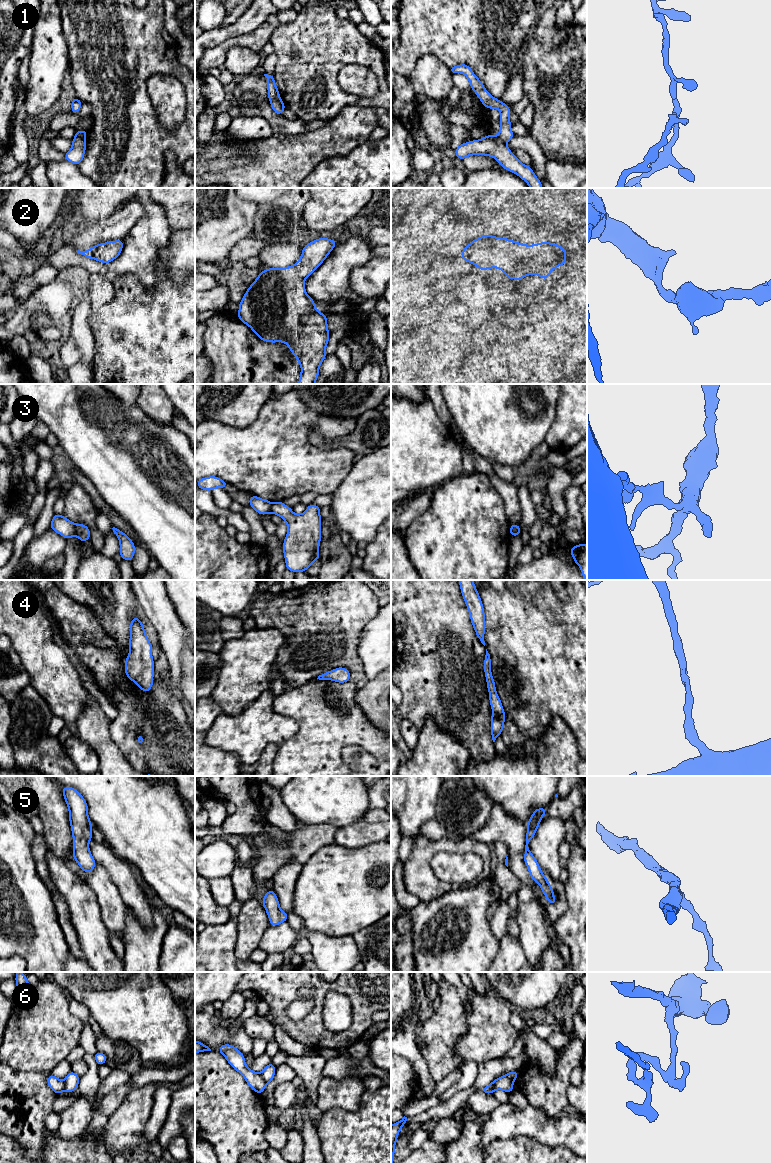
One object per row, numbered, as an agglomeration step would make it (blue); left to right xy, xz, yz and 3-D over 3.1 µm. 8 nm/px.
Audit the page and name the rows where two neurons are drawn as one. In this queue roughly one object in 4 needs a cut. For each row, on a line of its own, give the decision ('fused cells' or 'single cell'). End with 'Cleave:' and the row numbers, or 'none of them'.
1: fused cells
2: single cell
3: fused cells
4: single cell
5: single cell
6: fused cells
Cleave: 1, 3, 6

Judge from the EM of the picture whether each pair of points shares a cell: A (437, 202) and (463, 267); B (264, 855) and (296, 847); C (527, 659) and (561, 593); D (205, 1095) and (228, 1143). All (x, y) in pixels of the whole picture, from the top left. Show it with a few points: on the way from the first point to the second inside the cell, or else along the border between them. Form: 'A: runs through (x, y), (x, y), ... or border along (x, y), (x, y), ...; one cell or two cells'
A: border along (456, 261), (457, 274); two cells
B: runs through (272, 851), (276, 847), (288, 847); one cell
C: border along (553, 590), (561, 600), (569, 599); two cells
D: runs through (217, 1107), (228, 1118), (228, 1131); one cell

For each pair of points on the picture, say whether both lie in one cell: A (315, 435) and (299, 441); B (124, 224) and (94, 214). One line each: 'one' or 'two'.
A: two
B: two

